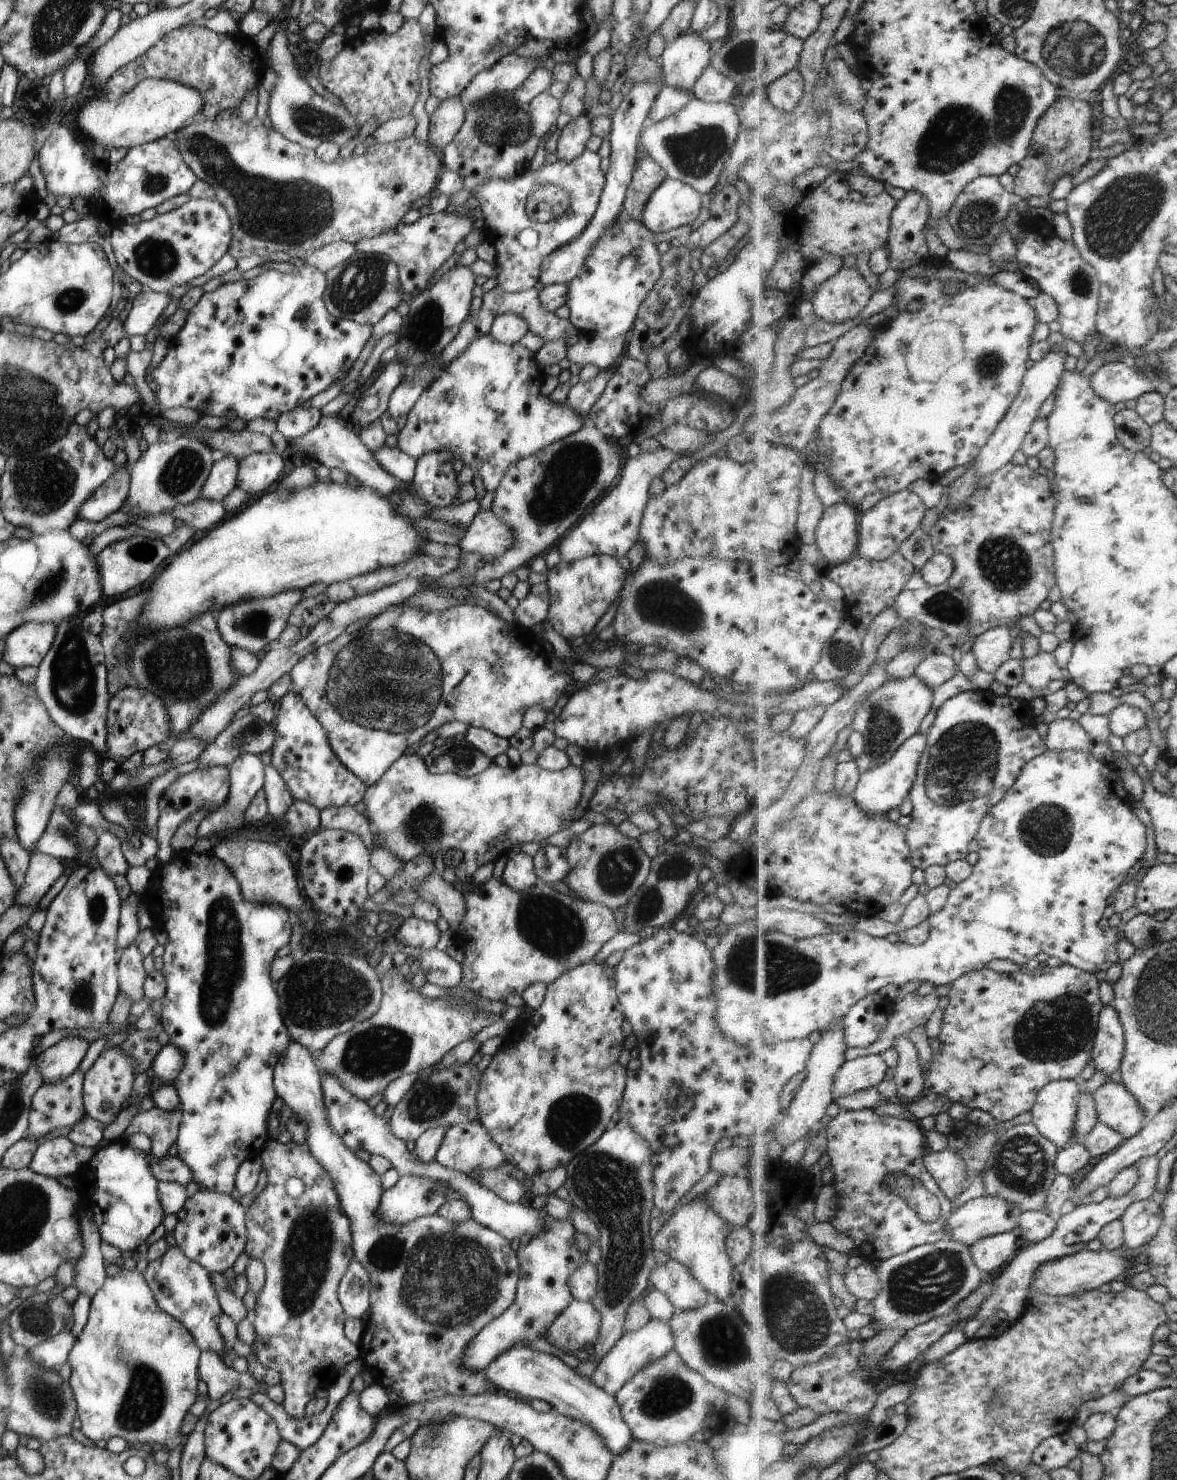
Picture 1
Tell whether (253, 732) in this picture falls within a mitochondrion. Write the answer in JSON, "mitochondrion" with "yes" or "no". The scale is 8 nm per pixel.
{"mitochondrion":"yes"}

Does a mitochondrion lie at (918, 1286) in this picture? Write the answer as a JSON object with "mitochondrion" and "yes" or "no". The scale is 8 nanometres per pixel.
{"mitochondrion":"yes"}

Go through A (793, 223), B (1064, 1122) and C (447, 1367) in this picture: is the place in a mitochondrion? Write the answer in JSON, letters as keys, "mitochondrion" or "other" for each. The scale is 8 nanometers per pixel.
{"A":"other","B":"other","C":"other"}

